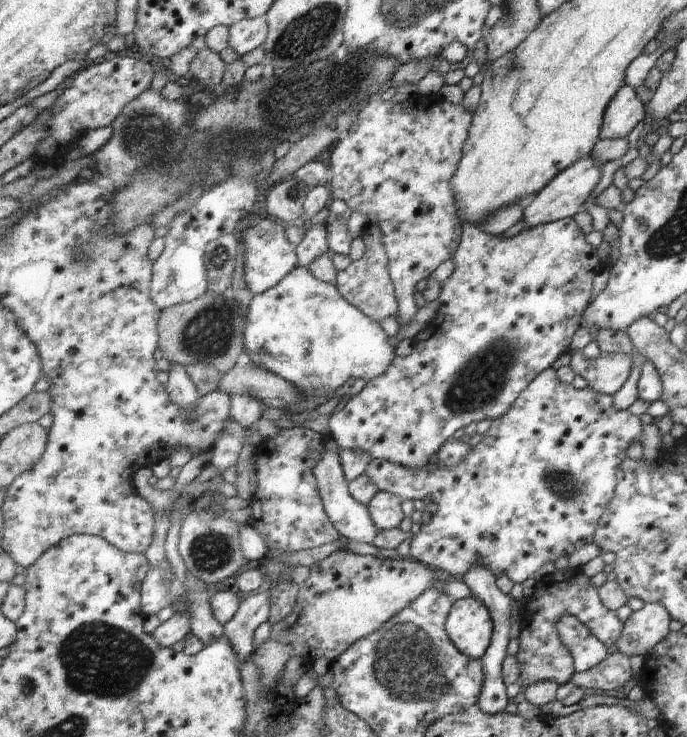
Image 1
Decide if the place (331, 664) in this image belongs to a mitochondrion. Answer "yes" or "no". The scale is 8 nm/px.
no

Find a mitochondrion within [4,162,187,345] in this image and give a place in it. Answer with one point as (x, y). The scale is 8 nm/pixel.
(173, 273)

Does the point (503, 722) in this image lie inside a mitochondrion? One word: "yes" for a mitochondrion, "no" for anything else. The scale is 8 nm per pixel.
no

